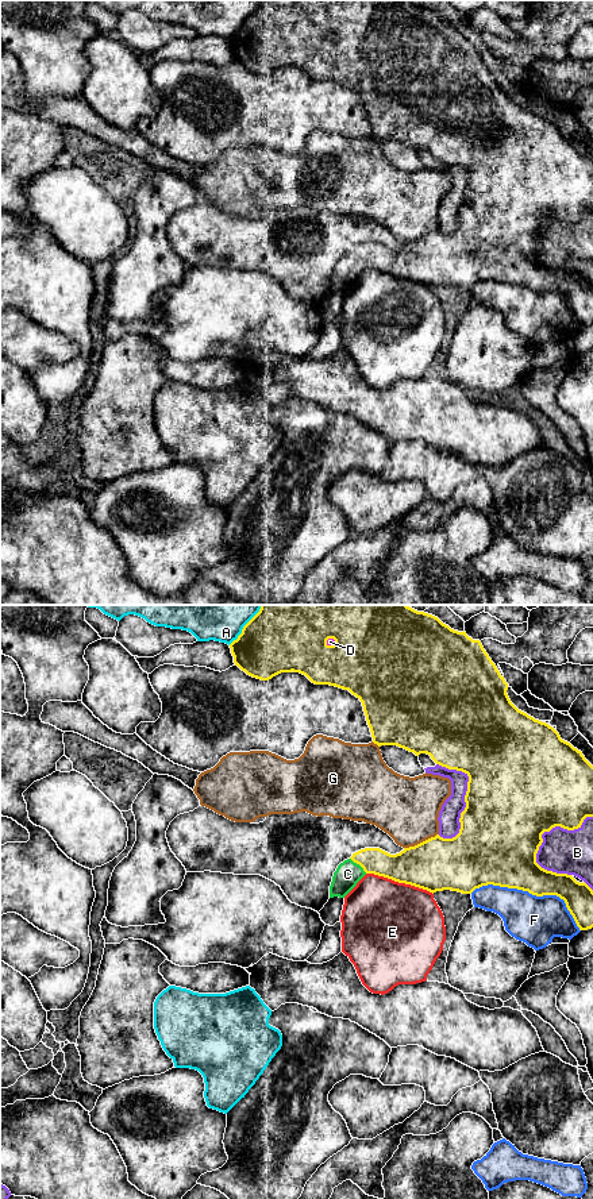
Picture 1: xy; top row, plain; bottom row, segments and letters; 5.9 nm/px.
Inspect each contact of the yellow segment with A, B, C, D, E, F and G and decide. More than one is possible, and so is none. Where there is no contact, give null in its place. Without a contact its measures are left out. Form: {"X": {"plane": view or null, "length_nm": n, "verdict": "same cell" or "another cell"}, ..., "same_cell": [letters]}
{"A": {"plane": "xy", "length_nm": 300, "verdict": "another cell"}, "B": {"plane": "xy", "length_nm": 440, "verdict": "another cell"}, "C": {"plane": "xy", "length_nm": 140, "verdict": "same cell"}, "D": {"plane": "xy", "length_nm": 70, "verdict": "another cell"}, "E": {"plane": "xy", "length_nm": 420, "verdict": "another cell"}, "F": {"plane": "xy", "length_nm": 700, "verdict": "another cell"}, "G": {"plane": "xy", "length_nm": 220, "verdict": "another cell"}, "same_cell": ["C"]}

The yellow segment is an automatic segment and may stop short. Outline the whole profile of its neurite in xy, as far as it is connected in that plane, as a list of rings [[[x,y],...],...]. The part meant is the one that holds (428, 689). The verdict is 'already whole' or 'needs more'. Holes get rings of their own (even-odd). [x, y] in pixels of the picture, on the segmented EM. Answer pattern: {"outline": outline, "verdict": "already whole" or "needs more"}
{"outline": [[[261,605],[230,648],[235,666],[253,678],[269,681],[281,672],[293,671],[315,685],[349,690],[362,702],[374,744],[397,745],[416,756],[427,753],[436,764],[469,776],[466,807],[461,813],[461,829],[455,837],[436,834],[396,855],[380,848],[361,849],[338,865],[330,898],[344,898],[366,874],[432,894],[443,890],[471,894],[475,888],[493,884],[536,897],[557,895],[565,901],[579,930],[593,928],[593,890],[571,875],[547,871],[536,863],[544,832],[555,826],[574,830],[581,828],[586,817],[593,817],[593,766],[581,751],[562,740],[552,726],[511,702],[508,683],[480,640],[408,605]]], "verdict": "needs more"}

